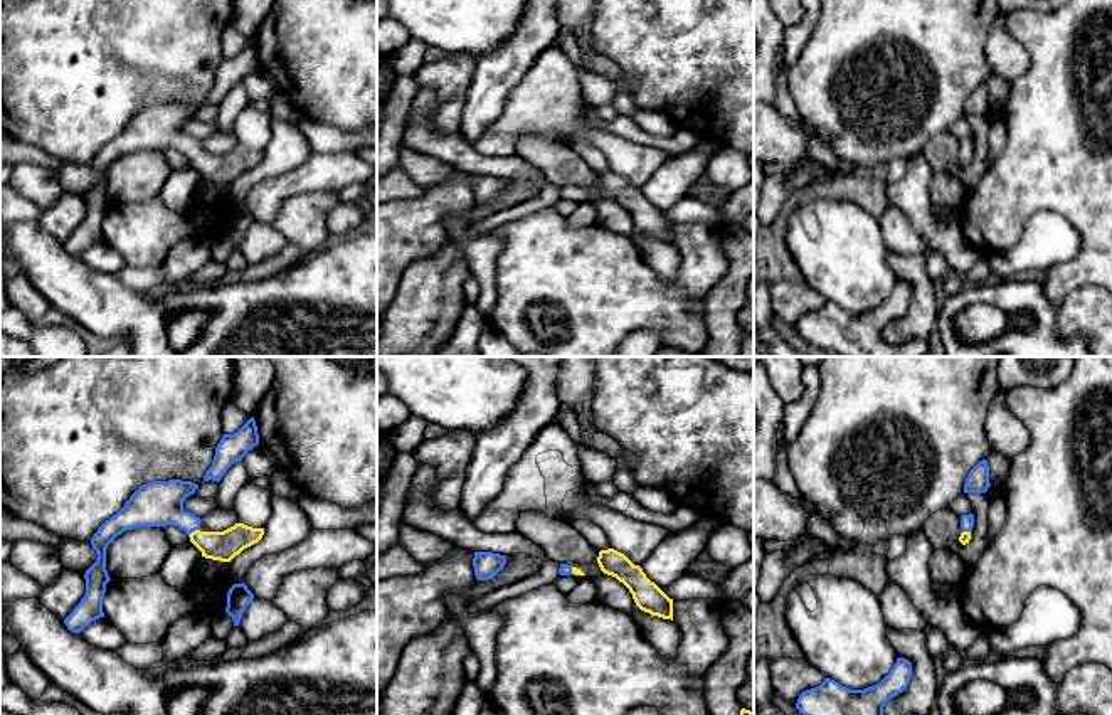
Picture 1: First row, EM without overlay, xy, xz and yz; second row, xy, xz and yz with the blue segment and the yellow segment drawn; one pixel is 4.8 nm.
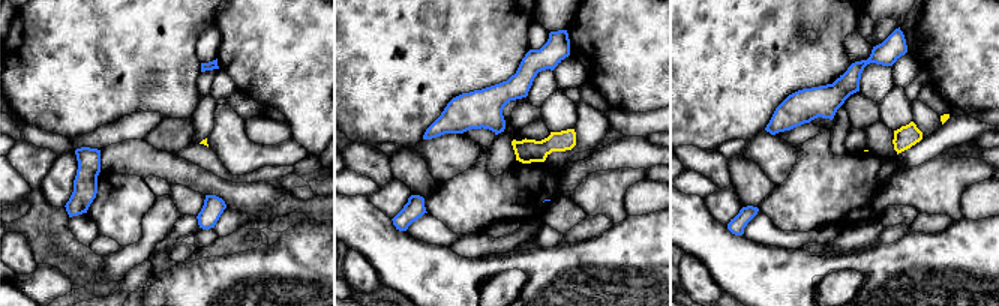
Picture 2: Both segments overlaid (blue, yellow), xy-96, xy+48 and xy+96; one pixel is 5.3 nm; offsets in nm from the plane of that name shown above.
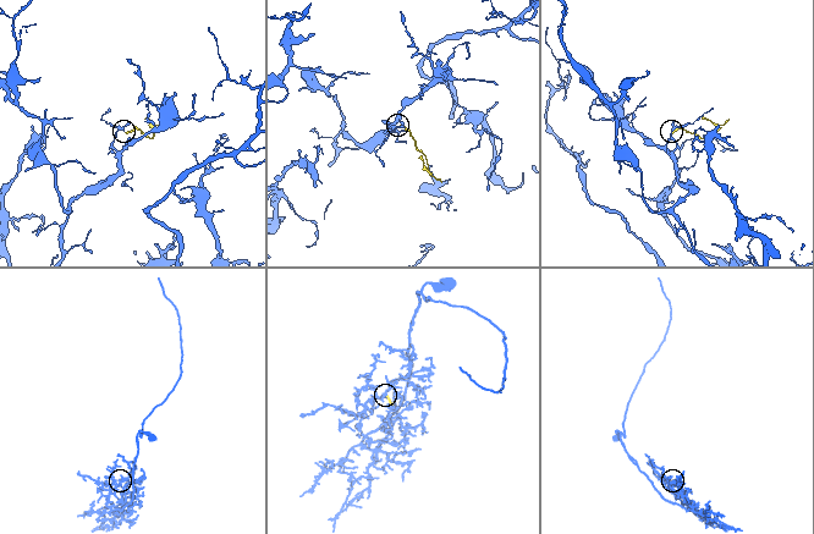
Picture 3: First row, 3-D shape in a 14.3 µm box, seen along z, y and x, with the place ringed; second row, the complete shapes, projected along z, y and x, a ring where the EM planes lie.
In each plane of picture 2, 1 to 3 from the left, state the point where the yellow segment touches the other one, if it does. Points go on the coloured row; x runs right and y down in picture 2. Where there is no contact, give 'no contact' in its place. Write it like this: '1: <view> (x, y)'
1: no contact
2: no contact
3: no contact

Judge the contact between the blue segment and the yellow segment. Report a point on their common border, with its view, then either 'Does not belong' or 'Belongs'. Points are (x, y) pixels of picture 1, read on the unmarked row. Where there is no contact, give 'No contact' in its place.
Touches blue at xy (192, 153). Belongs

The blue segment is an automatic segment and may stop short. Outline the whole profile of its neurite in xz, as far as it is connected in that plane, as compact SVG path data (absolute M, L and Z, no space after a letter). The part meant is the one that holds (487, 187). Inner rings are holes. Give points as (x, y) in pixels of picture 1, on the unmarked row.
M474 175L473 190L478 204L495 200L506 187L506 180L493 175Z

